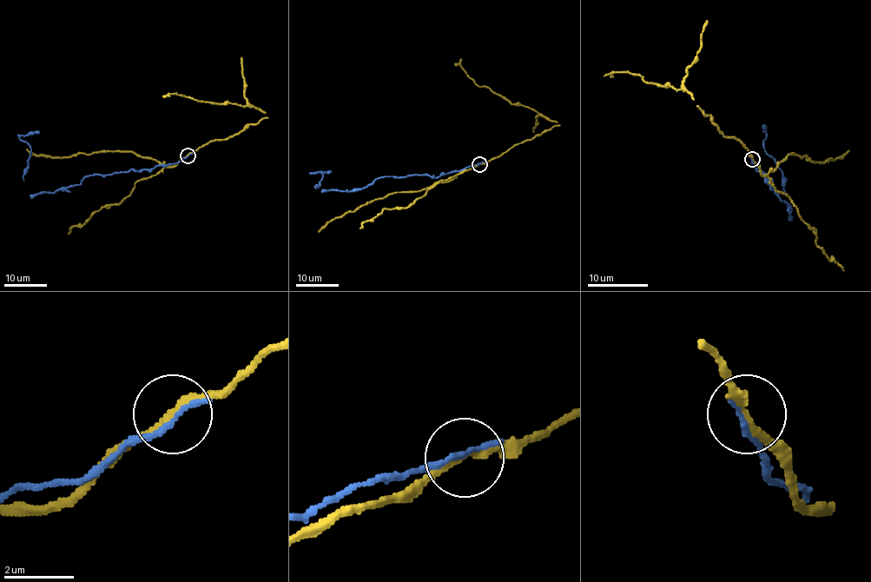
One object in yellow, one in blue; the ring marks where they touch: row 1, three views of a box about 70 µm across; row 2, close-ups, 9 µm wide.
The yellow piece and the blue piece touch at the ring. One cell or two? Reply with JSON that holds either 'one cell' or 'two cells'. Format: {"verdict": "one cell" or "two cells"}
{"verdict": "two cells"}

